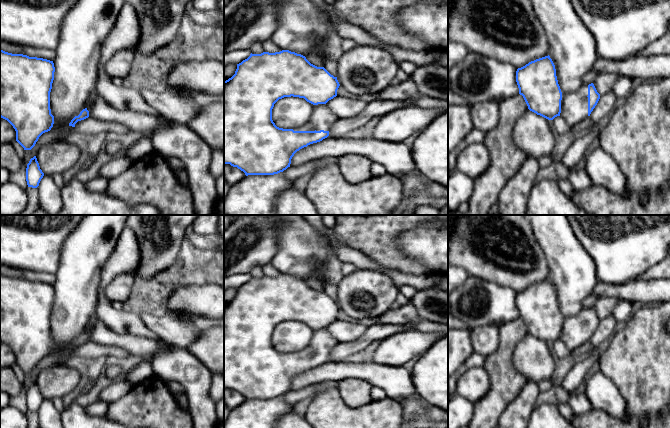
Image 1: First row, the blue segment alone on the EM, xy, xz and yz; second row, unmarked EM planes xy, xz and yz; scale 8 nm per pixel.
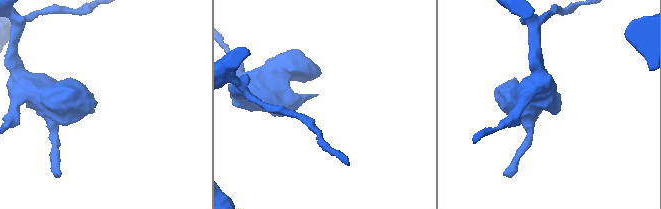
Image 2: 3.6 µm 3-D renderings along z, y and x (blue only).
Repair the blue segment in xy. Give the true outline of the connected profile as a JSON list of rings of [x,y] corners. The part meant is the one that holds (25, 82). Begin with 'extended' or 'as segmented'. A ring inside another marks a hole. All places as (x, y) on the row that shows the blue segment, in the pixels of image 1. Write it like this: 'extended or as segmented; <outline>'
as segmented; [[[0,50],[0,117],[13,126],[16,141],[24,150],[31,150],[39,137],[53,127],[50,92],[54,72],[53,61]]]

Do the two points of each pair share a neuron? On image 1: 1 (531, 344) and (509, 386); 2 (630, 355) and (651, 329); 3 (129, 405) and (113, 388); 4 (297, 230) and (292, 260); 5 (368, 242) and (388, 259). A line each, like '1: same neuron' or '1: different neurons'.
1: different neurons
2: same neuron
3: different neurons
4: same neuron
5: same neuron

